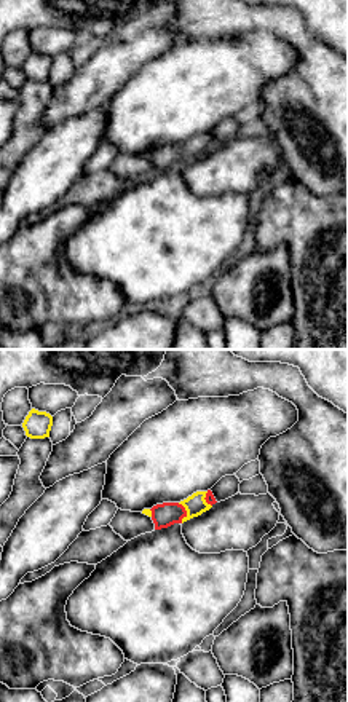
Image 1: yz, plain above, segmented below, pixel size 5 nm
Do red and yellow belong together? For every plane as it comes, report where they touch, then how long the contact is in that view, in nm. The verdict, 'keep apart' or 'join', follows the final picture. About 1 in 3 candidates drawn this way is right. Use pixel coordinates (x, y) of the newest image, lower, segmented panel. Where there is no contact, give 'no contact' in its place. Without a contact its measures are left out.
(185, 512) | 110 nm

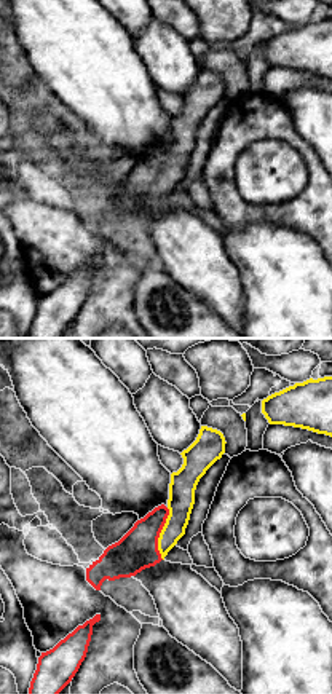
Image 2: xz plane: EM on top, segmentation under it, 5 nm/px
(160, 532) | 260 nm

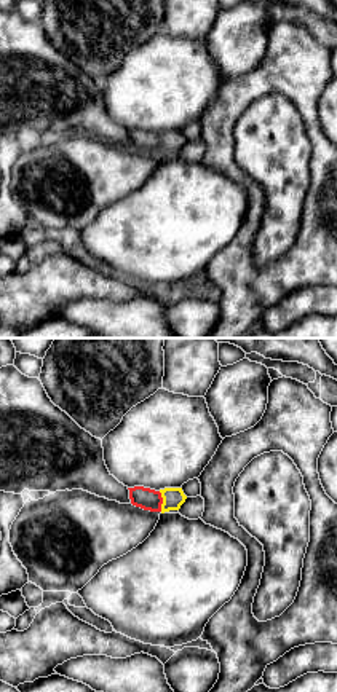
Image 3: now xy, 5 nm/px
(162, 501) | 110 nm

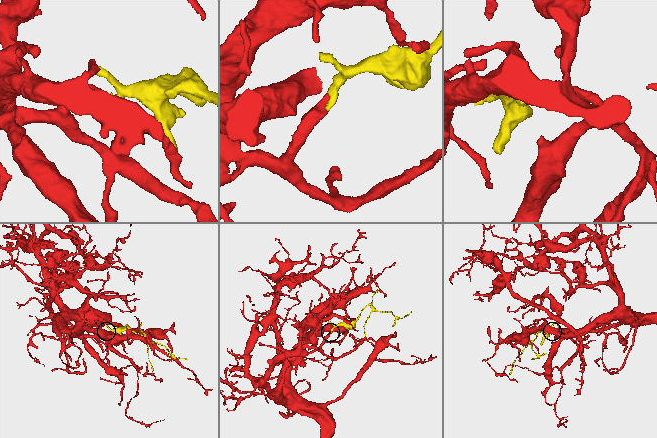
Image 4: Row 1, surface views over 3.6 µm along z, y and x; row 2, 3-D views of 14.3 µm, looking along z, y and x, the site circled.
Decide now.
join

